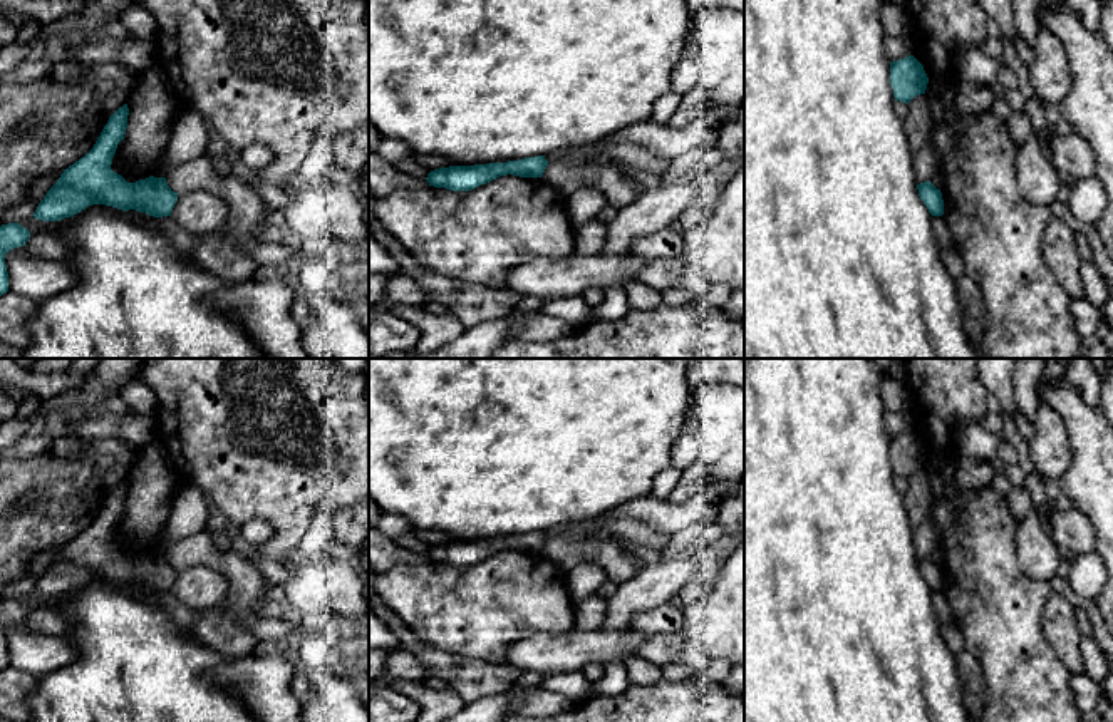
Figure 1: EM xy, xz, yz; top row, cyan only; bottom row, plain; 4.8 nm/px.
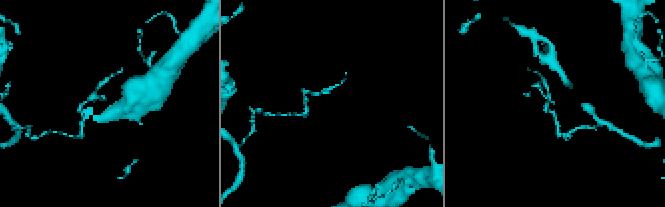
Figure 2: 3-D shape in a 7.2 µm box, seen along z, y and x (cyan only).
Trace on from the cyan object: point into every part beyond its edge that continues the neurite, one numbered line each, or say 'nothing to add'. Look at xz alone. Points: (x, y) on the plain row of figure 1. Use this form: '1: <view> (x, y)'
nothing to add

